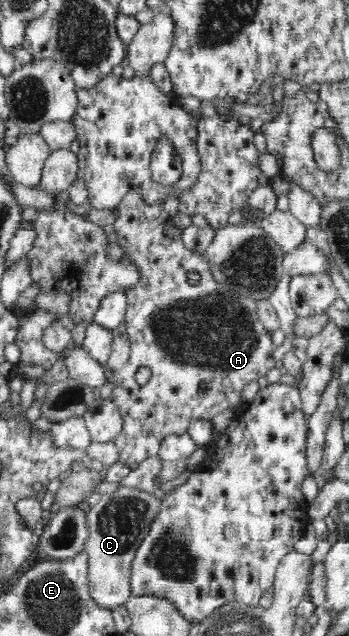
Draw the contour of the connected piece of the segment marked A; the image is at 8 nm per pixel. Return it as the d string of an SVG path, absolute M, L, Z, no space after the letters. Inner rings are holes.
M128 191L117 206L113 224L113 232L116 232L124 258L137 268L137 281L122 290L127 298L123 332L129 340L131 353L123 368L113 372L114 388L110 397L123 421L122 433L114 442L120 450L119 461L136 470L144 460L159 455L160 444L168 434L187 433L193 421L211 421L227 408L237 409L246 384L266 376L274 368L272 353L275 347L271 330L264 328L259 319L257 301L227 290L225 285L214 279L205 255L184 245L183 230L176 228L172 216L164 210L164 201L150 204L144 200L142 193ZM190 274L198 276L196 284L188 282ZM141 367L148 367L151 372L144 385L135 378ZM202 382L210 386L202 389Z

